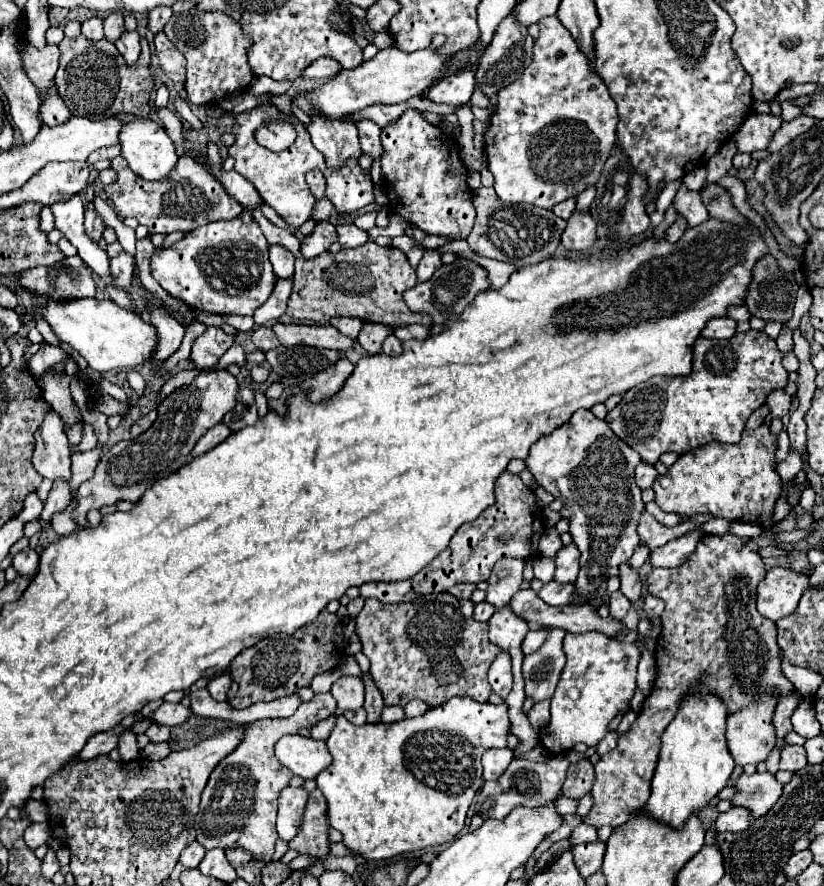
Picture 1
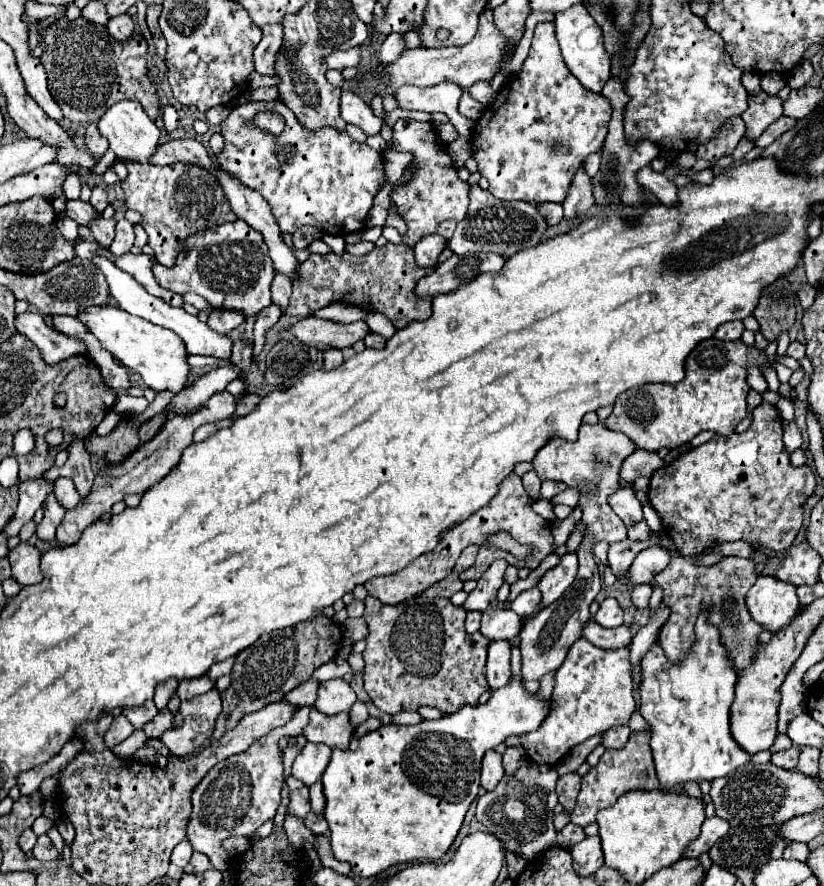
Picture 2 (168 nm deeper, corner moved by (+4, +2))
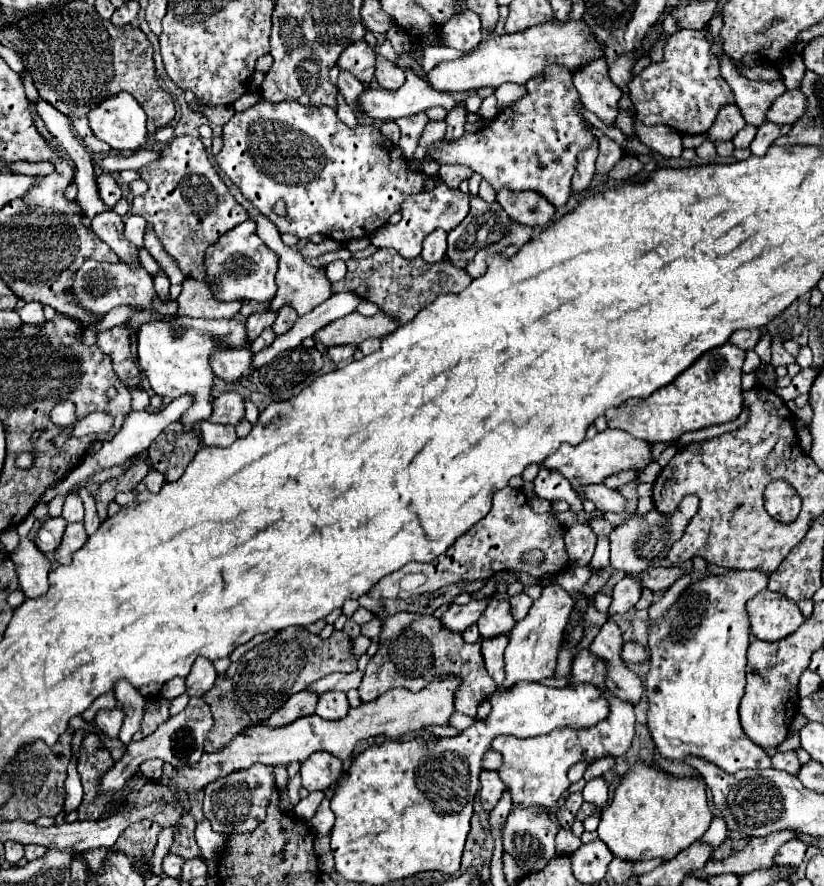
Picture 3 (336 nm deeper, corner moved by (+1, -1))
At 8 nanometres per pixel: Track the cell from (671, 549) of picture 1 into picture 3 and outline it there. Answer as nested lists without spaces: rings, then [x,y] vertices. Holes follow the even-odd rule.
[[[631,574],[621,578],[613,588],[613,602],[609,614],[625,614],[629,608],[633,608],[641,598],[641,590],[643,590],[643,582],[639,578]]]

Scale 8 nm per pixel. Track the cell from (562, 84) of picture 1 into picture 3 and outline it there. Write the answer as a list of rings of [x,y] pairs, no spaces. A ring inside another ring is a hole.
[[[547,64],[541,76],[531,78],[527,84],[527,94],[515,100],[511,106],[501,110],[497,118],[493,118],[487,126],[483,126],[477,132],[465,132],[457,142],[453,144],[441,144],[435,142],[427,148],[431,152],[433,160],[439,164],[463,164],[473,168],[473,172],[481,174],[497,192],[501,188],[507,190],[533,190],[545,196],[555,208],[565,206],[565,202],[571,196],[571,176],[577,166],[577,154],[587,150],[593,142],[597,142],[597,136],[589,130],[589,122],[579,112],[583,106],[579,100],[579,94],[573,86],[571,72],[565,70],[565,66],[559,64]]]

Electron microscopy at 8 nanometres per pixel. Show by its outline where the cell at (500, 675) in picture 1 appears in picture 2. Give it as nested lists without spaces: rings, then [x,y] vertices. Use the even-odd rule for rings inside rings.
[[[490,641],[486,677],[490,689],[500,689],[510,681],[510,643],[508,641]]]

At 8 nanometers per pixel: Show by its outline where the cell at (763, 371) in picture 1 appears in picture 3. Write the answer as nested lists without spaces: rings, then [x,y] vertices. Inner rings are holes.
[[[733,344],[717,346],[695,360],[669,386],[653,392],[645,400],[627,400],[625,404],[607,410],[609,428],[619,428],[649,444],[673,444],[687,432],[703,430],[713,424],[725,424],[741,414],[741,366],[745,352]]]

